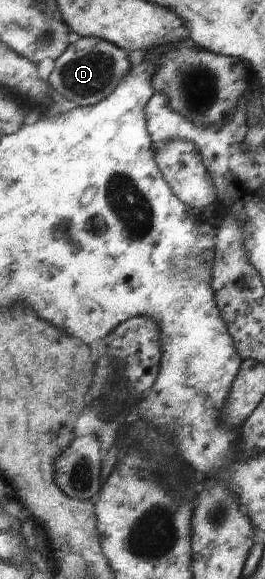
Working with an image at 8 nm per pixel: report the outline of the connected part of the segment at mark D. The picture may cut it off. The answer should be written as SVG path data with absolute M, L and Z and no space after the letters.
M84 36L68 44L64 53L53 61L53 68L46 82L50 89L60 93L68 101L74 101L80 107L93 106L108 97L129 72L131 65L126 56L125 51L110 42Z

